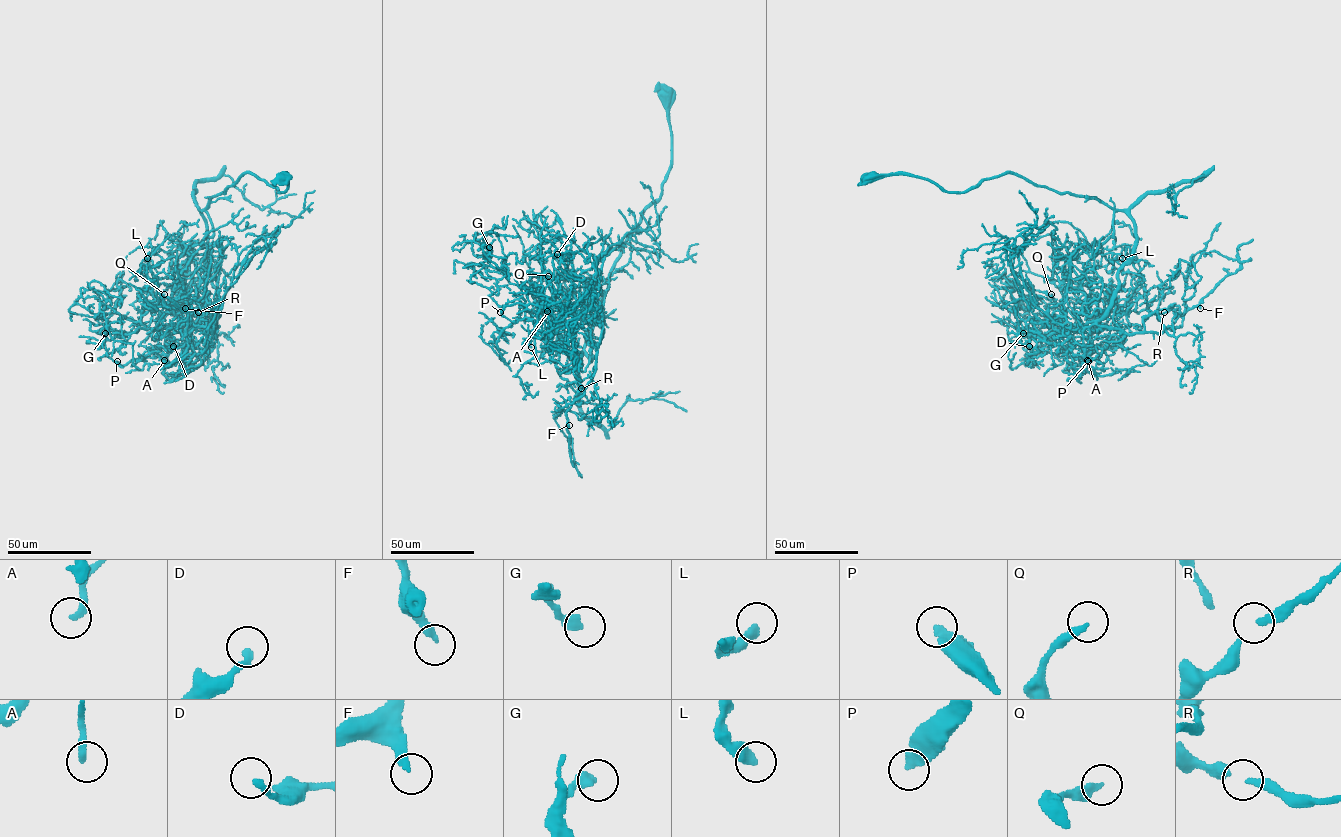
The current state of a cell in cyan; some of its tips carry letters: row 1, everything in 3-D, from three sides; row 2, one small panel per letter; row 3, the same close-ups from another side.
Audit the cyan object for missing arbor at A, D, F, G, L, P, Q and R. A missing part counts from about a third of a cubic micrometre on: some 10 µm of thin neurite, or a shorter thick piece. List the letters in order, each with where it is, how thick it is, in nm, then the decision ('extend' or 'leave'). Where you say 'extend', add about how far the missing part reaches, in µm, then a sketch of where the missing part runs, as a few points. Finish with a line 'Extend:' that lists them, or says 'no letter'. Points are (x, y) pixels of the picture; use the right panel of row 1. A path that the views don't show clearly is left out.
A: place (1087, 360); calibre 260 nm; extend; missing 8 µm
D: place (1029, 346); calibre 240 nm; leave
F: place (1200, 308); calibre 280 nm; extend; missing 25 µm
G: place (1023, 333); calibre 380 nm; leave
L: place (1122, 258); calibre 400 nm; leave
P: place (1088, 361); calibre 400 nm; extend; missing 90 µm
Q: place (1051, 294); calibre 320 nm; extend; missing 9 µm
R: place (1164, 312); calibre 200 nm; leave
Extend: A, F, P, Q

